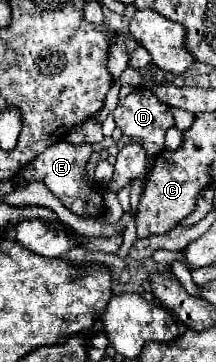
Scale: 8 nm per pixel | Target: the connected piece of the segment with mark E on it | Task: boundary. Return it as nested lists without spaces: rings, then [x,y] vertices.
[[[57,142],[57,146],[49,146],[43,154],[39,154],[29,166],[23,168],[23,172],[19,172],[25,180],[41,180],[45,182],[45,186],[75,214],[79,216],[89,216],[89,218],[99,218],[105,208],[103,208],[103,200],[99,196],[97,190],[87,188],[83,182],[83,174],[85,174],[85,164],[89,160],[93,152],[93,146],[87,142],[81,144],[71,144],[71,142]]]

